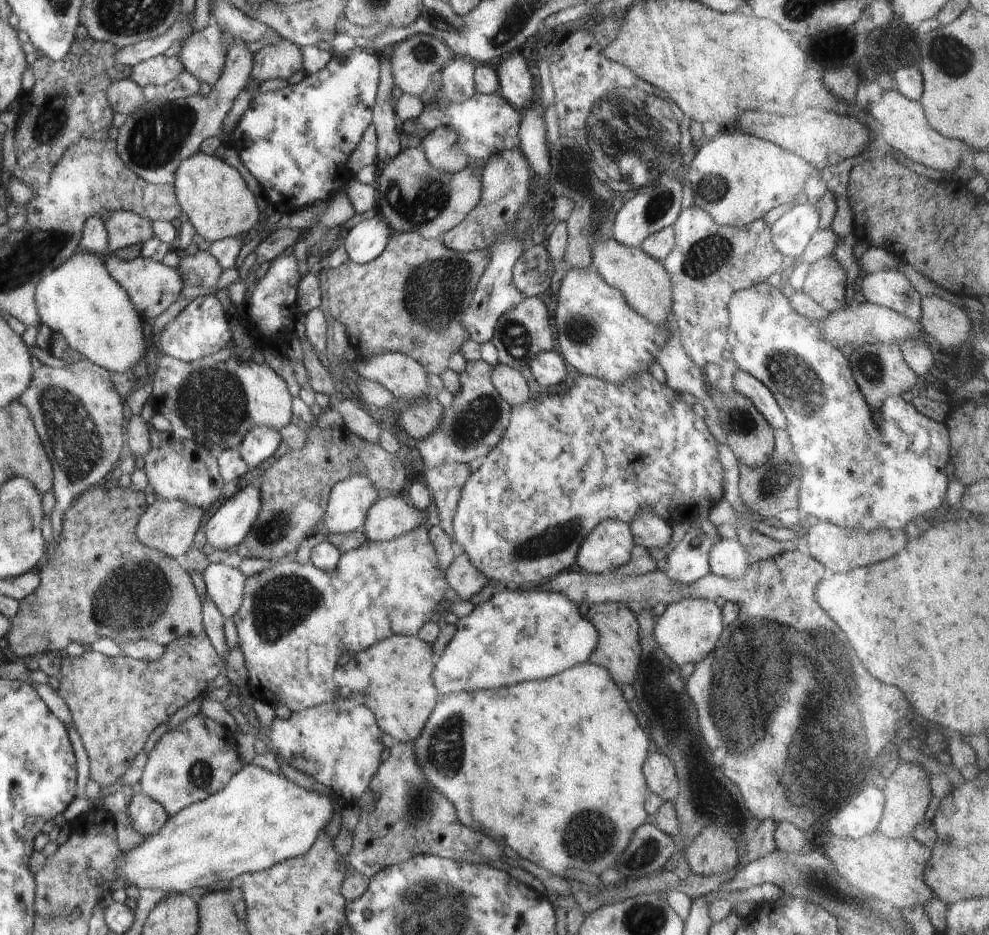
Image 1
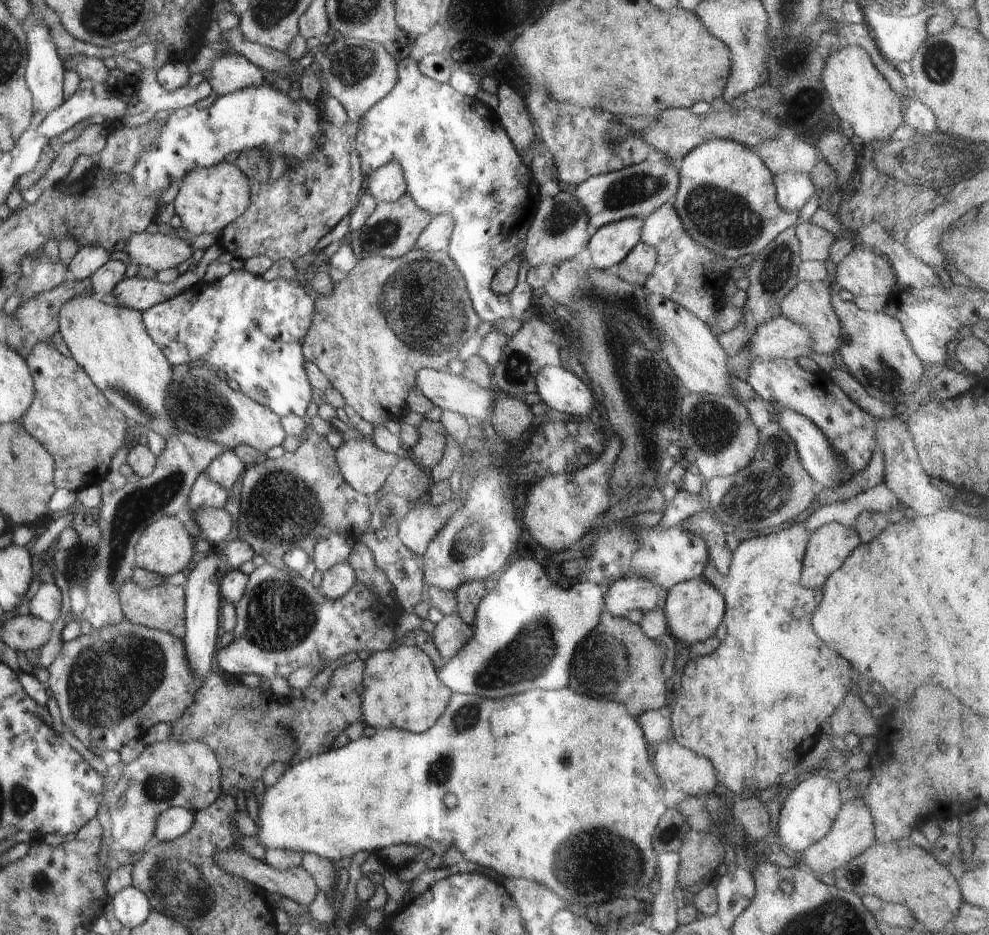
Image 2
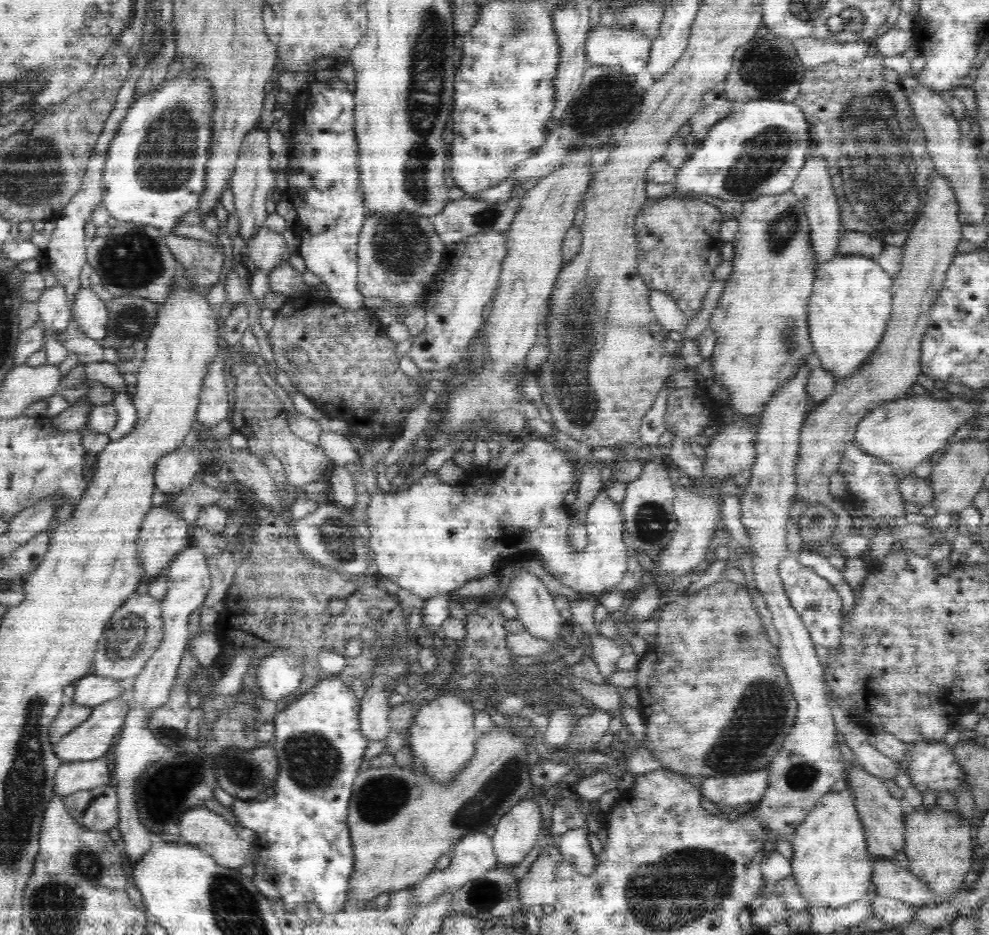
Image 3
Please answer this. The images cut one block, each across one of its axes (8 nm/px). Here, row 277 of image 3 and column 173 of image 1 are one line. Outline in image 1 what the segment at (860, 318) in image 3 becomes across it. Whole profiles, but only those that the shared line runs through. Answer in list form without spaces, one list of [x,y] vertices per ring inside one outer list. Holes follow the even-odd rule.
[[[253,763],[244,765],[220,792],[169,816],[158,832],[142,838],[136,848],[123,852],[122,868],[118,870],[120,878],[127,886],[139,890],[162,890],[166,894],[187,894],[195,888],[207,889],[222,881],[234,883],[240,874],[262,872],[282,860],[306,854],[332,820],[333,801],[339,803],[337,797],[331,799],[314,790],[305,790],[280,772],[273,773]]]

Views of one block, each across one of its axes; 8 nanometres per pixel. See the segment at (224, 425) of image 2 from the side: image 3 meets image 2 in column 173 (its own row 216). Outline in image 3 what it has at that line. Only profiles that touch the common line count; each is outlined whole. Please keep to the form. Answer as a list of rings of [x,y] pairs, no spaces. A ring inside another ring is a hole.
[[[400,212],[389,216],[382,214],[368,215],[359,234],[357,255],[358,290],[366,298],[380,296],[388,299],[391,304],[384,313],[392,314],[392,318],[405,324],[412,335],[420,334],[426,326],[425,310],[420,302],[425,290],[428,288],[428,284],[438,272],[445,250],[446,246],[442,243],[442,239],[438,238],[438,234],[433,228],[433,220],[428,217],[409,214],[409,212]]]

